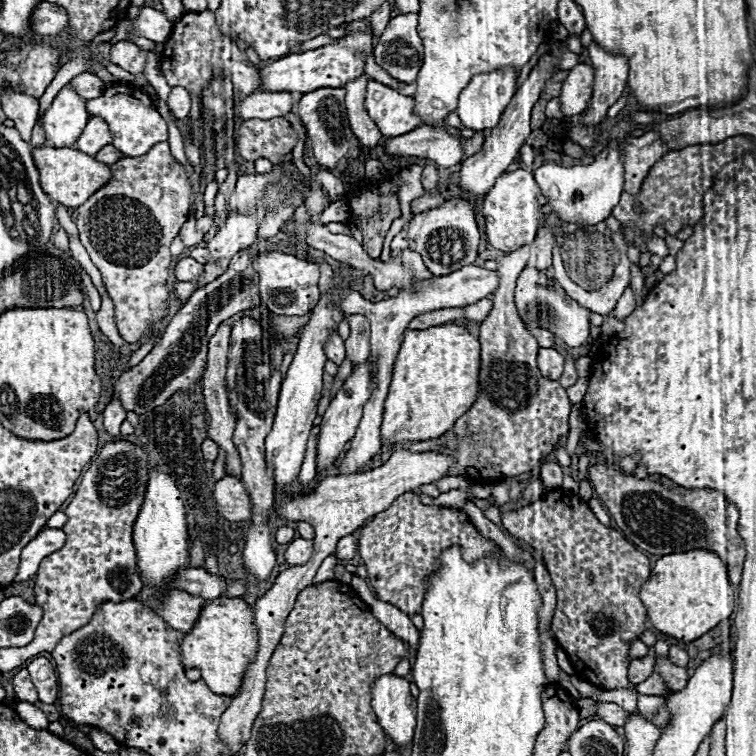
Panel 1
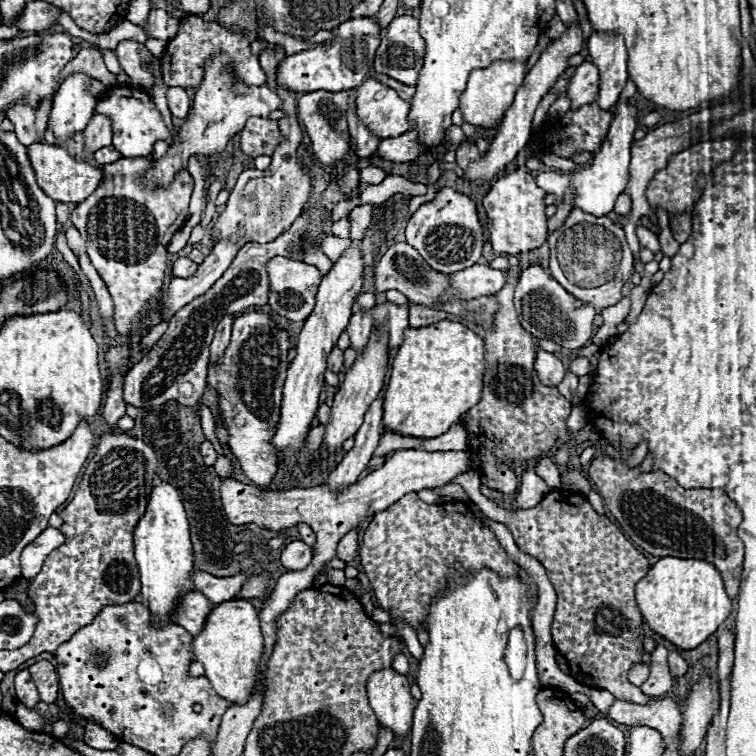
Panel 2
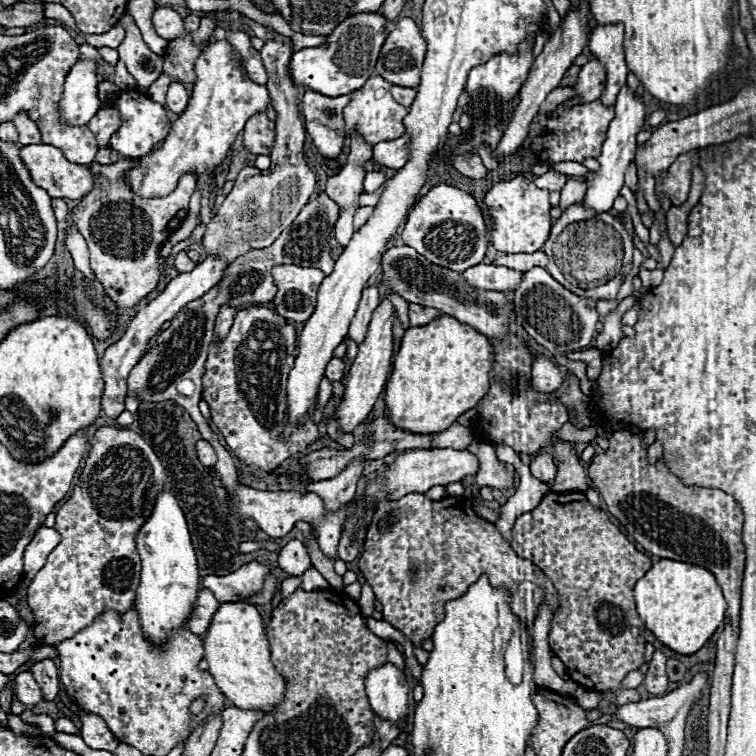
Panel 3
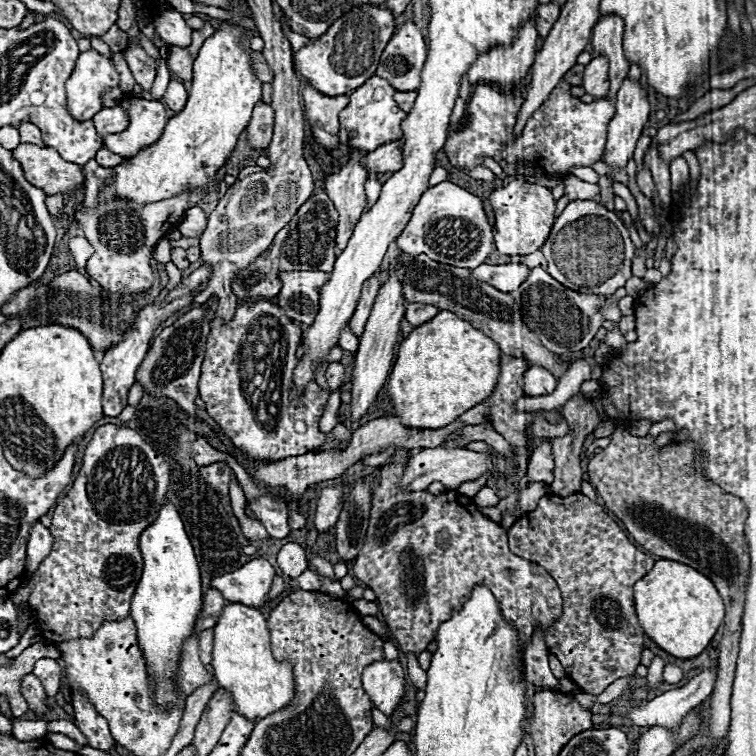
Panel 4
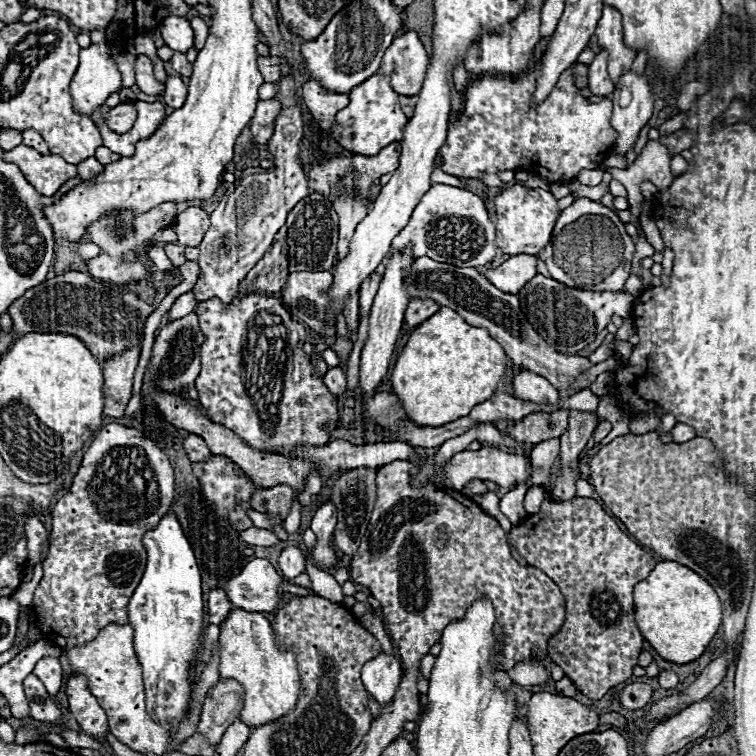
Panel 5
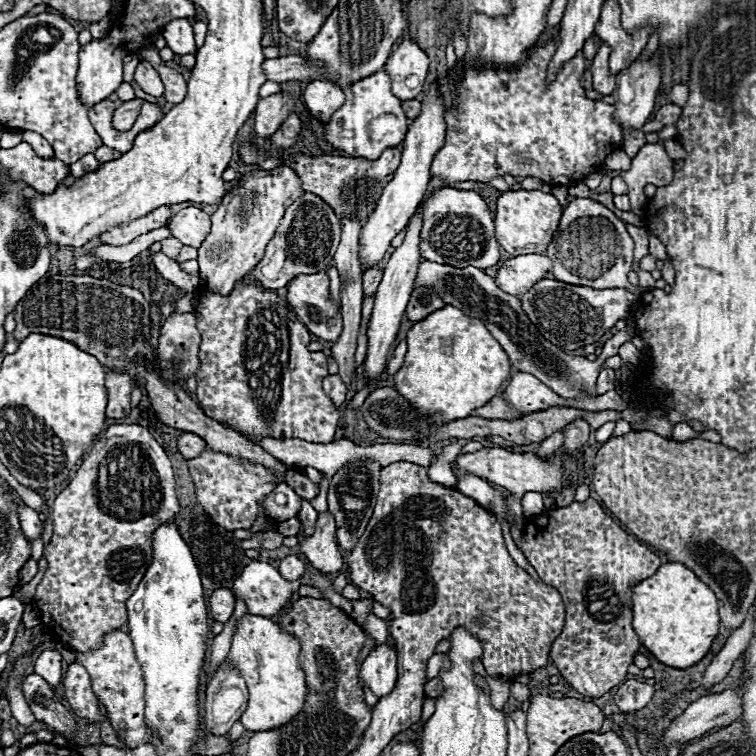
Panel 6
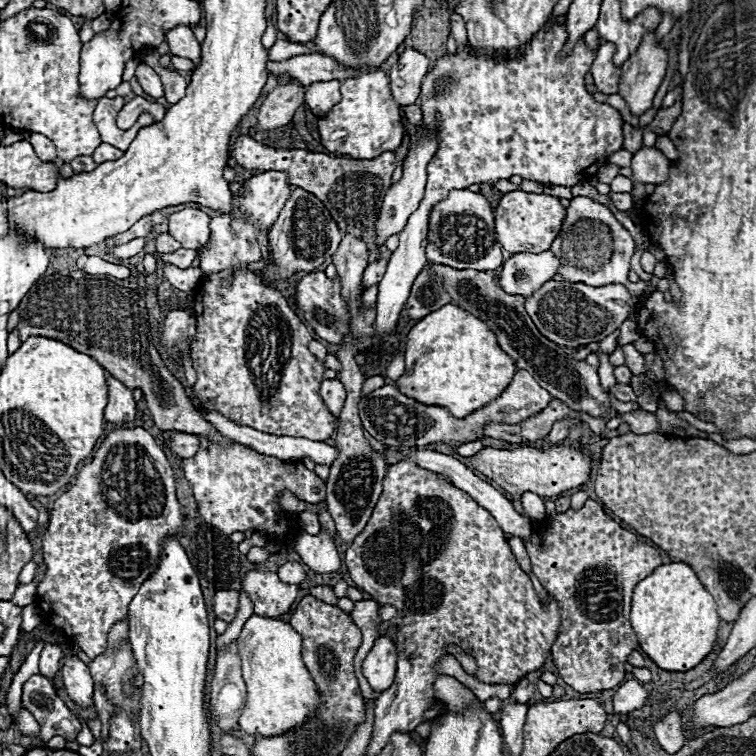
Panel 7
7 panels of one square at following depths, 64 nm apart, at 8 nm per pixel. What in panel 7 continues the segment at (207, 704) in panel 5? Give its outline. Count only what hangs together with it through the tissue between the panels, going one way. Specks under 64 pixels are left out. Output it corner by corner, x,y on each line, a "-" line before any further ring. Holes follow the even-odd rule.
234,640
228,644
226,650
218,652
216,658
216,668
214,668
214,678
210,682
210,720
222,728
222,730
232,730
238,724
238,712
242,710
246,702
246,686
240,674
240,656
238,656
238,642

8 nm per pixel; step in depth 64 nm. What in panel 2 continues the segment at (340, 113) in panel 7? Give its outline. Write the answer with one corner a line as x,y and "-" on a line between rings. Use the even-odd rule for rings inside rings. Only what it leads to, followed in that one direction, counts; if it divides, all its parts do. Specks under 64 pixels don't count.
368,78
358,88
358,94
356,94
356,116
380,140
396,138
396,136
412,130
412,126
408,122
408,112
410,112
410,102
404,102
402,98
398,98
398,94
392,88
388,88
386,84
382,84
376,78

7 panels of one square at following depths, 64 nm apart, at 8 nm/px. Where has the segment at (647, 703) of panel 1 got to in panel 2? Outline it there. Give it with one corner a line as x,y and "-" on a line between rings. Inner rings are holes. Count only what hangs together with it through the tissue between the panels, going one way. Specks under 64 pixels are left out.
466,472
460,474
458,478
454,478
456,484
460,484
468,498
492,520
504,522
512,534
514,540
518,544
518,548
532,556
538,558
538,562
546,568
546,574
558,594
556,600
556,612
554,612
554,622
552,622
552,642
556,646
556,650
566,658
568,666
570,666
570,674
580,682
586,684
590,688
600,688
600,690
608,690
610,694
614,694
618,700
624,702
650,702
652,698
648,698
638,686
630,684
626,674
634,664
640,664
642,658
642,642
644,642
644,634
642,634
642,614
638,610
638,604
634,600
634,588
636,582
640,578
646,576
646,572
650,570
650,562
644,558
644,554
640,554
634,544
618,530
616,524
612,524
606,516
598,516
594,512
594,508
588,504
586,496
572,492
572,490
550,490
542,502
530,510
516,510
516,512
508,512
504,508
500,508
496,502
492,502
490,498
480,494
480,478
476,472

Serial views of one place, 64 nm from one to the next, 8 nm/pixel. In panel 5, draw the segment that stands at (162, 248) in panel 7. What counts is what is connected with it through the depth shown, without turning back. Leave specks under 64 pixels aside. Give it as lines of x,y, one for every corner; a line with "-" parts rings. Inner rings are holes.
168,242
168,244
164,246
164,252
166,252
168,258
174,262
174,266
180,266
180,264
186,262
186,258
184,258
184,248
182,248
182,244
178,244
178,242

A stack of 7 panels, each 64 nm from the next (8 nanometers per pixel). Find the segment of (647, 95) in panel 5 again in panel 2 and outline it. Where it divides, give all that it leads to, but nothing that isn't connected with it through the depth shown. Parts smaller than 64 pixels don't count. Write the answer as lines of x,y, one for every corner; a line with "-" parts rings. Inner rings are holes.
618,100
616,114
610,124
608,136
602,142
600,152
594,156
594,166
584,166
578,172
558,172
558,170
542,170
536,176
536,184
546,190
546,194
554,194
558,202
564,198
568,188
576,188
578,196
574,200
574,208
580,208
594,216
604,216
614,208
616,198
624,192
628,182
628,164
630,164
630,148
634,142
634,132
638,128
638,108
628,104
626,100

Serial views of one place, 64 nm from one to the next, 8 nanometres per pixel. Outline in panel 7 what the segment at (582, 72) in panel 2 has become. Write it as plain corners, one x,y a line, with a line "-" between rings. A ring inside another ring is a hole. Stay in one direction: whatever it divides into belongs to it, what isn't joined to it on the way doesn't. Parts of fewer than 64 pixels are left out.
604,42
598,48
596,60
594,60
592,70
590,70
592,76
594,76
594,84
604,94
616,94
618,92
618,84
620,84
622,68
612,62
614,52
616,52
616,46
612,42

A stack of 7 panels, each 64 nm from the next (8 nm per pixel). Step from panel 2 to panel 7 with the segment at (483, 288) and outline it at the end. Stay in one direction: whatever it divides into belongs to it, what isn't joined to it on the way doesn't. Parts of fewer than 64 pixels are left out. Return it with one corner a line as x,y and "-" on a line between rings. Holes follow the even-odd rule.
550,250
544,252
520,252
512,254
502,264
500,286
508,294
520,294
524,298
532,296
542,284
552,280
562,268
560,258
556,258

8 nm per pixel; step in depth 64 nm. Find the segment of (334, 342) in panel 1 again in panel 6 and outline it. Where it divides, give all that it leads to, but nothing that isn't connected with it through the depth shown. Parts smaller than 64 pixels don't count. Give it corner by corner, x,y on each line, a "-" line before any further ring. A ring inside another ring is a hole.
326,376
324,382
322,382
322,388
326,392
326,396
332,400
334,408
340,408
344,402
346,402
346,386
342,384
342,380
336,376

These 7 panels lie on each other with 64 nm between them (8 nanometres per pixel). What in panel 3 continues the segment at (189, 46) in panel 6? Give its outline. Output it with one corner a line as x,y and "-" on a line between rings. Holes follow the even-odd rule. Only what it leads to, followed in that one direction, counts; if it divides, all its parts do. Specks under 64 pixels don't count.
156,8
154,16
152,16
152,24
154,24
158,36
164,40
176,40
186,34
182,16
172,8

